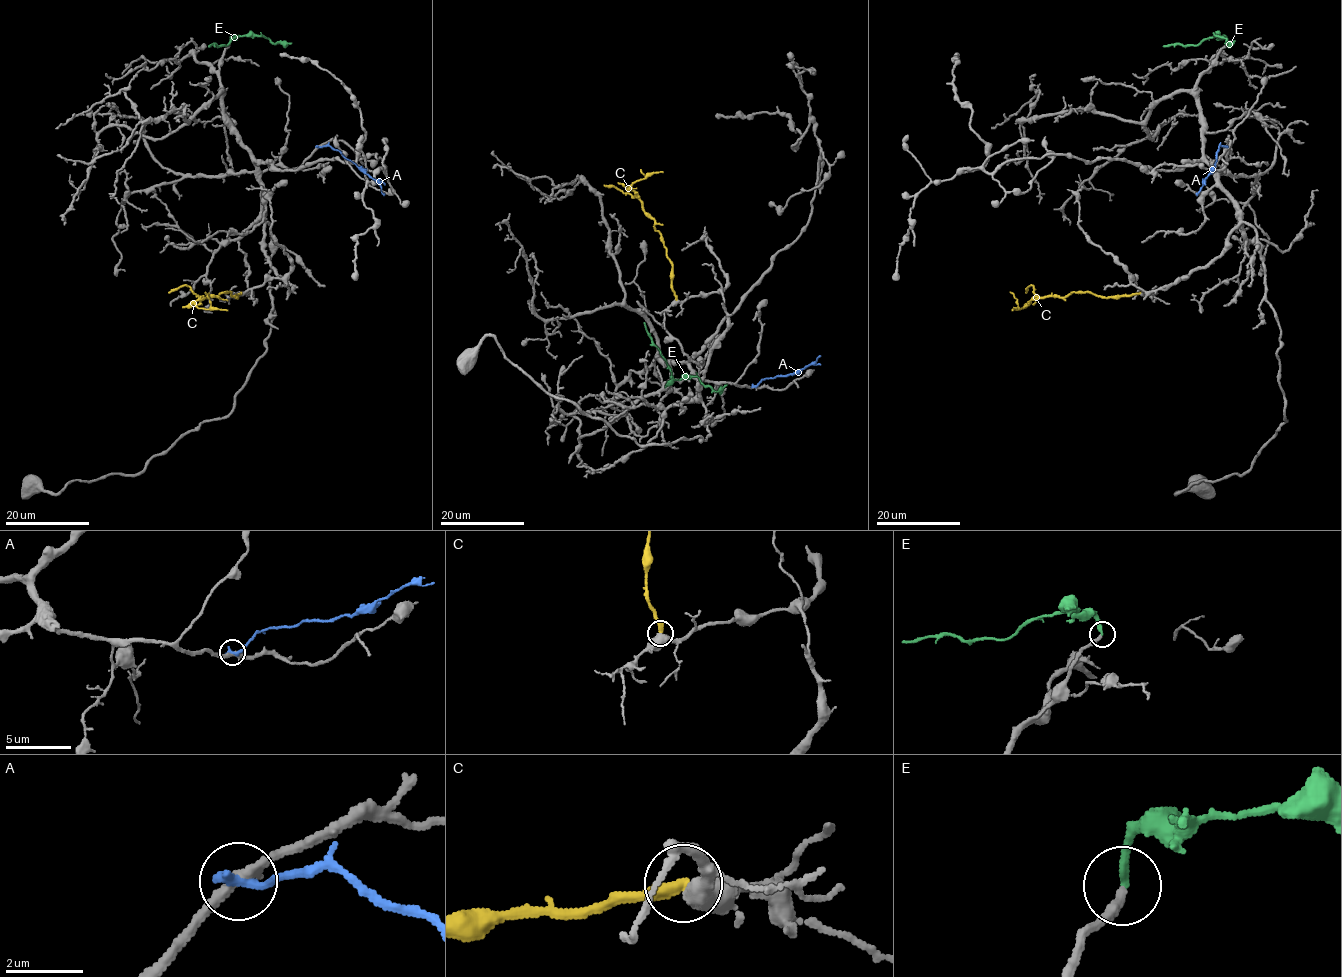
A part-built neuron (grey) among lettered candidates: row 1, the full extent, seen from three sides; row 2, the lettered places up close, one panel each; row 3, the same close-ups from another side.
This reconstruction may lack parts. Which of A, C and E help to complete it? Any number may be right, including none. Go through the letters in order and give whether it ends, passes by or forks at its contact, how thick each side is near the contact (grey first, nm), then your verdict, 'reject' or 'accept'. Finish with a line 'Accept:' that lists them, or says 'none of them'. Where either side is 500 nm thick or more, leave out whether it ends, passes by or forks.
A: it ends | 300/300 nm | reject
C: it ends | 480/360 nm | reject
E: it ends | 280/240 nm | accept
Accept: E

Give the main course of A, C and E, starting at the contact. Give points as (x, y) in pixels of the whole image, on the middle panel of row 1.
A: (753, 386), (763, 379), (797, 374), (819, 356)
C: (676, 299), (671, 284), (672, 262), (654, 221), (644, 211), (631, 185), (646, 177), (641, 170)
E: (665, 387), (671, 372), (644, 322)

